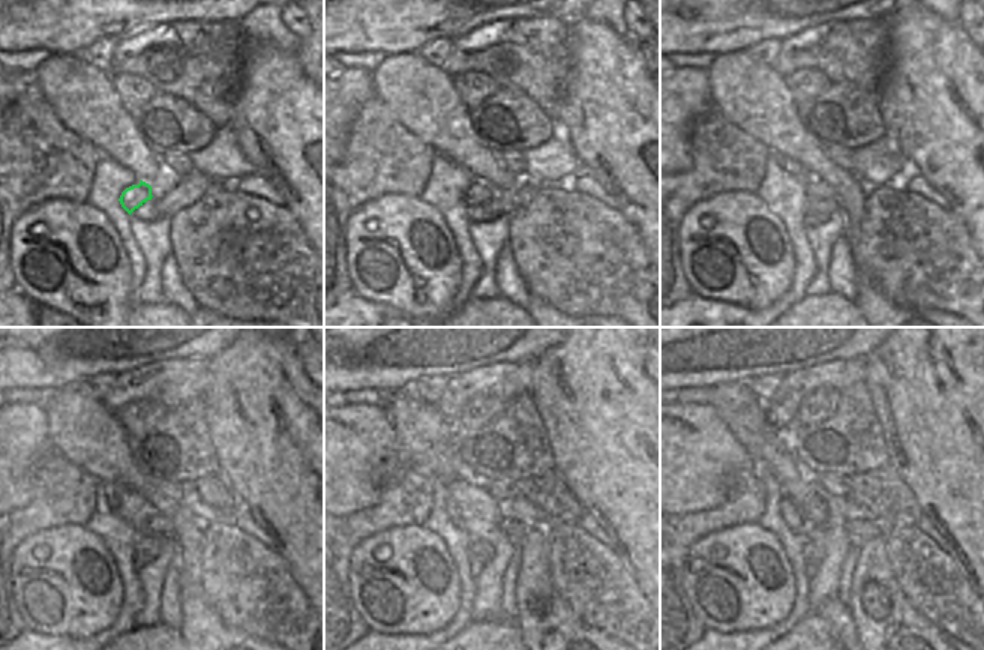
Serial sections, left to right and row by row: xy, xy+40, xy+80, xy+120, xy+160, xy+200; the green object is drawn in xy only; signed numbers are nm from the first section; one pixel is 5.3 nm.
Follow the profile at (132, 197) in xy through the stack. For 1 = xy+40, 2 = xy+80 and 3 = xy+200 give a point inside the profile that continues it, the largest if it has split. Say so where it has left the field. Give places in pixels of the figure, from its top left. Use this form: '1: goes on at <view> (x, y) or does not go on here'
1: goes on at xy+40 (479, 192)
2: goes on at xy+80 (815, 189)
3: goes on at xy+200 (857, 532)

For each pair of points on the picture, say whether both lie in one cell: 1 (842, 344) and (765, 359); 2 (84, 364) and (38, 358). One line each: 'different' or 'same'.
1: same
2: same

